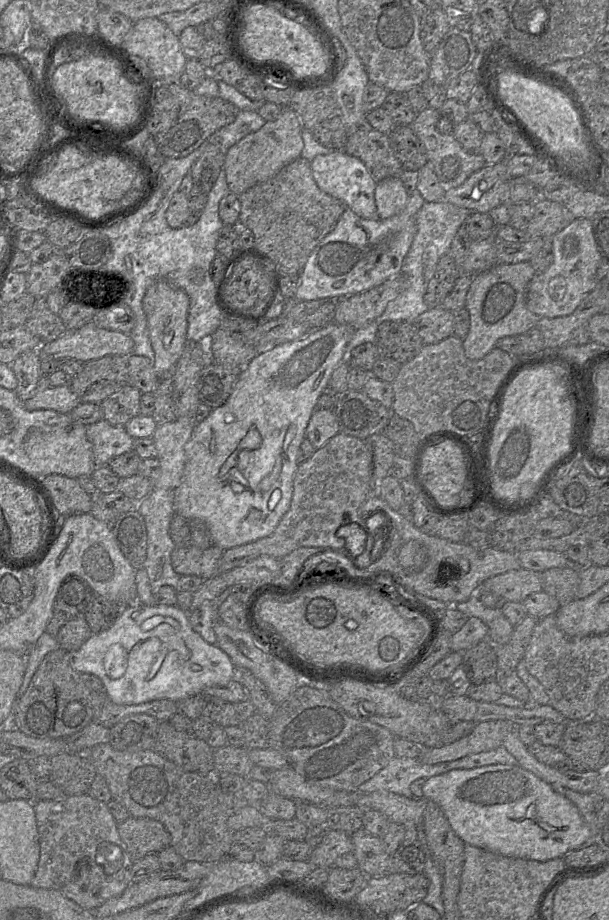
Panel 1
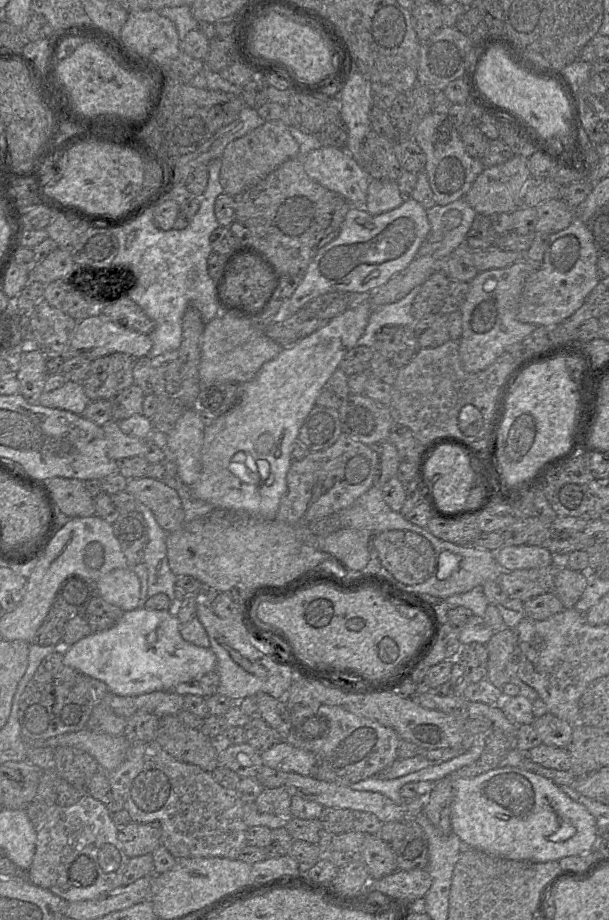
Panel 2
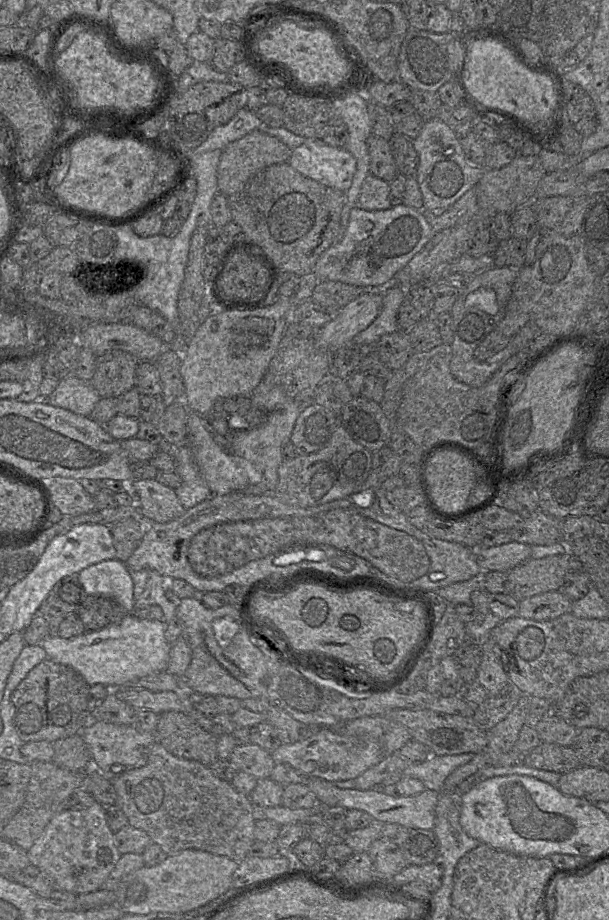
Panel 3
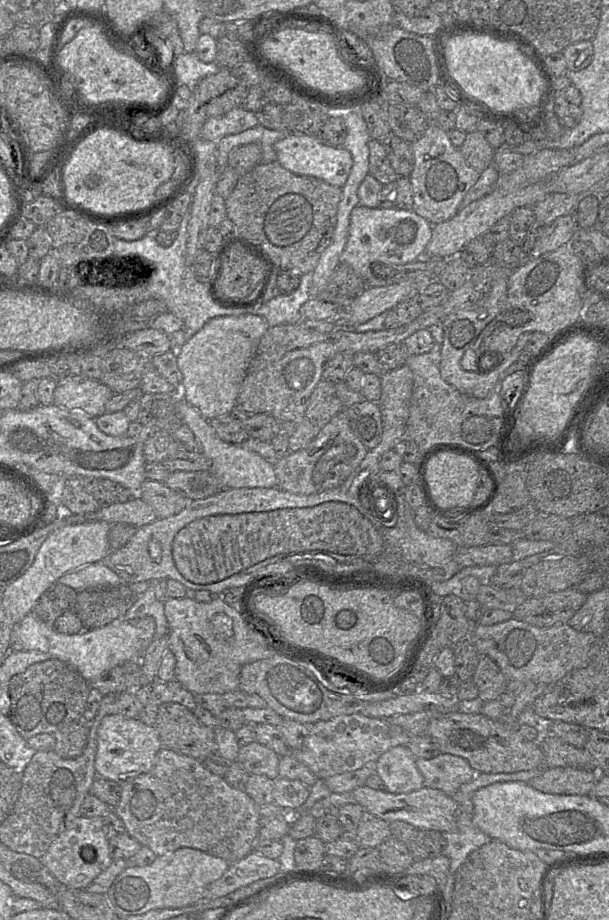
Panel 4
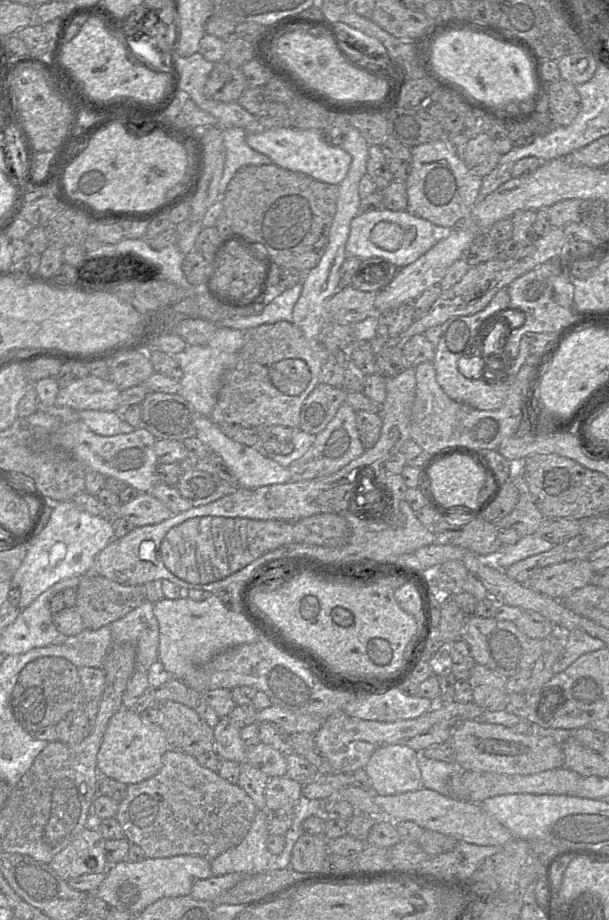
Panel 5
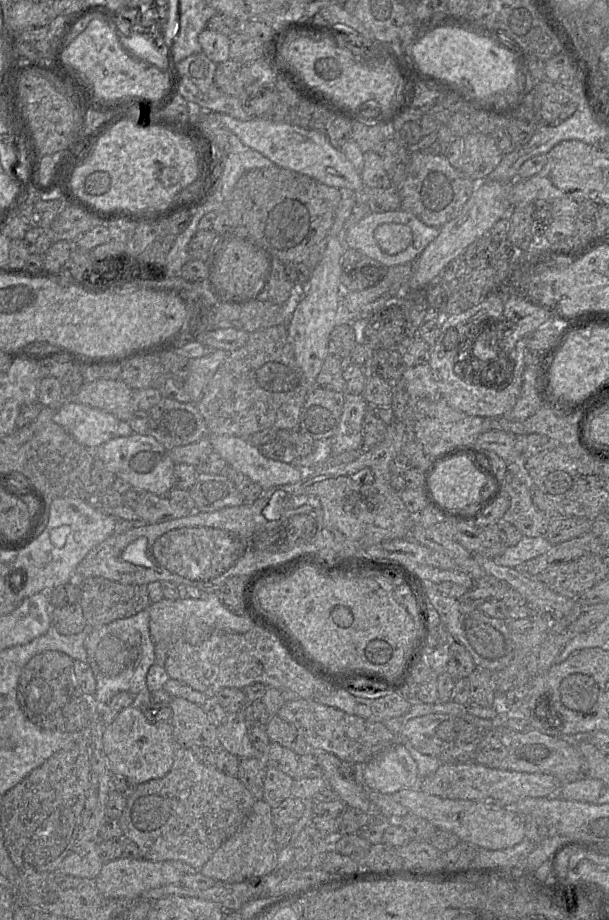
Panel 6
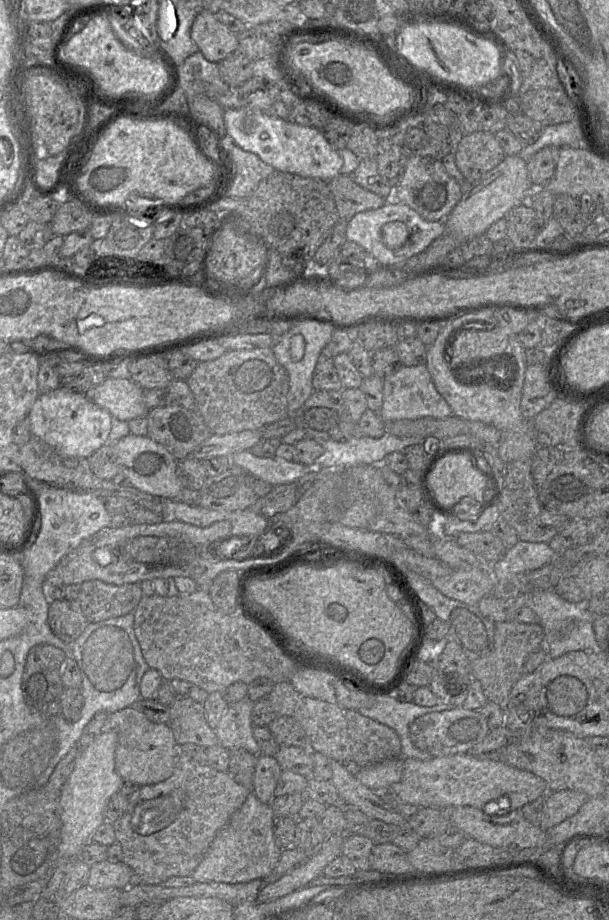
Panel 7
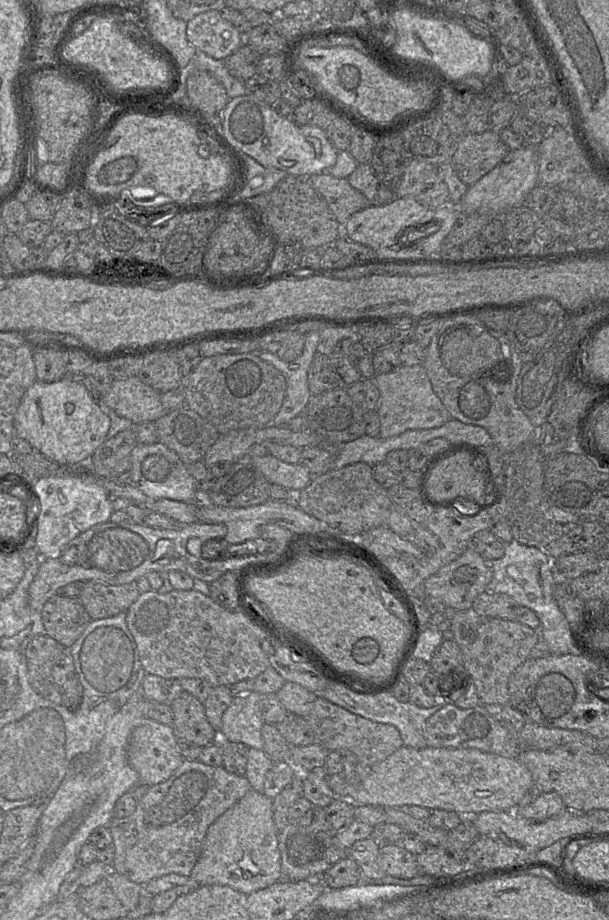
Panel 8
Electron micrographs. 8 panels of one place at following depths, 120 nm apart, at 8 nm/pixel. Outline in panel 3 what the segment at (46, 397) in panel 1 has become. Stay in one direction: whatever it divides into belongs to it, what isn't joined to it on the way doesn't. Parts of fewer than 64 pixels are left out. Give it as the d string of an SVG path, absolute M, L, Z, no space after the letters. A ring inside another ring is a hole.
M69 375L60 380L47 403L81 416L90 416L100 398L90 381Z

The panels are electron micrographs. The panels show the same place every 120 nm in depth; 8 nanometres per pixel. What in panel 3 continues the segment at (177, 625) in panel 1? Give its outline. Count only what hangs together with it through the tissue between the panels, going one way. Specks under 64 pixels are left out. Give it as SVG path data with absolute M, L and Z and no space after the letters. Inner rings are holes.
M128 613L121 621L101 630L85 631L71 638L51 636L41 646L48 659L73 668L90 686L102 684L118 689L152 673L166 671L171 649L165 637L166 629L164 621L139 619Z

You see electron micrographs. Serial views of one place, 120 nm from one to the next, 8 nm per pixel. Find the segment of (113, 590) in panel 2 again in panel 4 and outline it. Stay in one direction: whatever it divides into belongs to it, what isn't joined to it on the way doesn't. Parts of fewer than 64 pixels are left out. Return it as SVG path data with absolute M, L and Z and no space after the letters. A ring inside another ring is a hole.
M96 562L71 570L59 578L58 583L77 592L93 587L115 587L125 584L123 580L103 562Z

